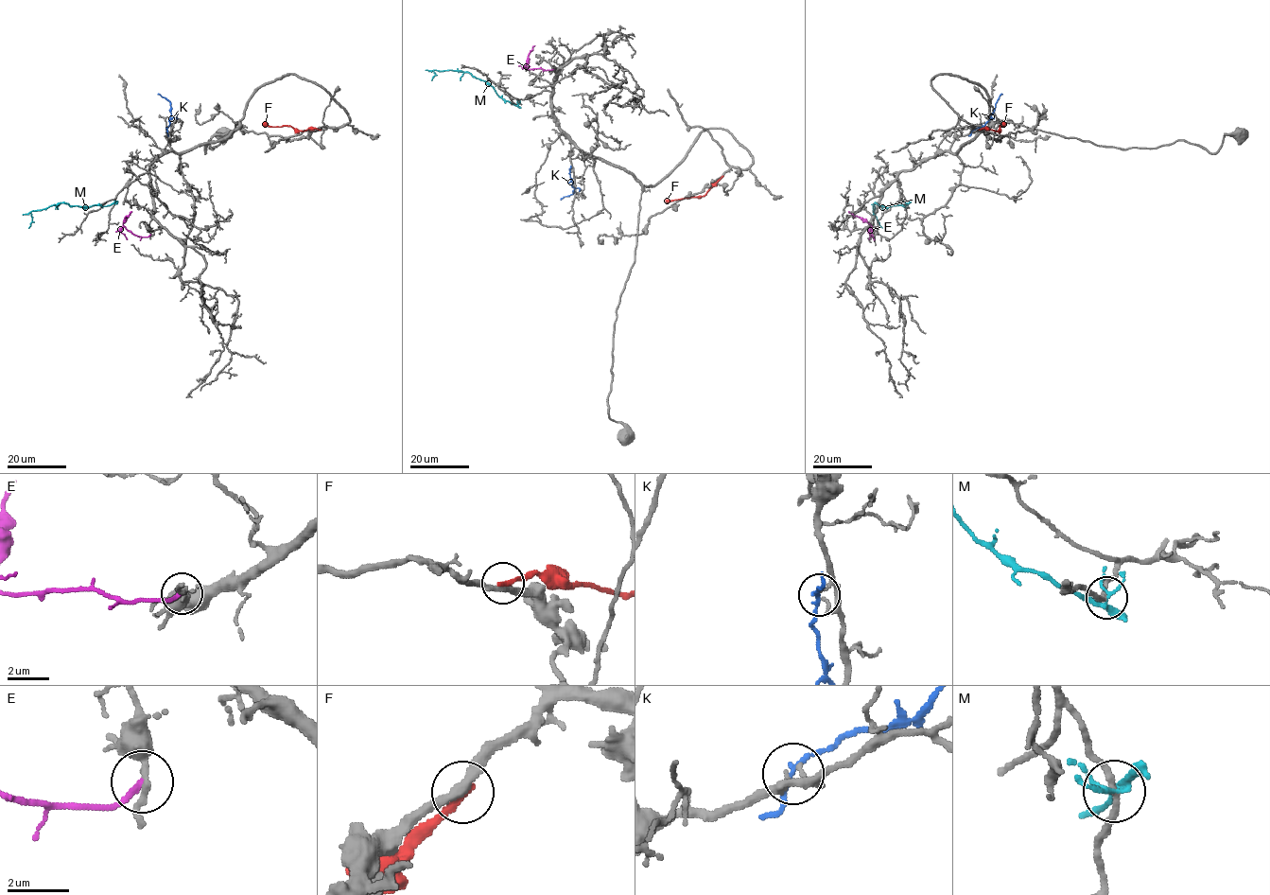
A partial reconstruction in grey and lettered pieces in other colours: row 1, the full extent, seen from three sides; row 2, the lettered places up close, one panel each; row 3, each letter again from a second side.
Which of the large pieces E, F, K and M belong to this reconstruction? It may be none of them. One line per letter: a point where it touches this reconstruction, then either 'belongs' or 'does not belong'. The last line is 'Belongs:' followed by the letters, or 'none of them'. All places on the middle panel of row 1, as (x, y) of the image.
E: meets grey at (553, 69); does not belong
F: meets grey at (722, 176); does not belong
K: meets grey at (570, 168); does not belong
M: meets grey at (517, 105); does not belong
Belongs: none of them

